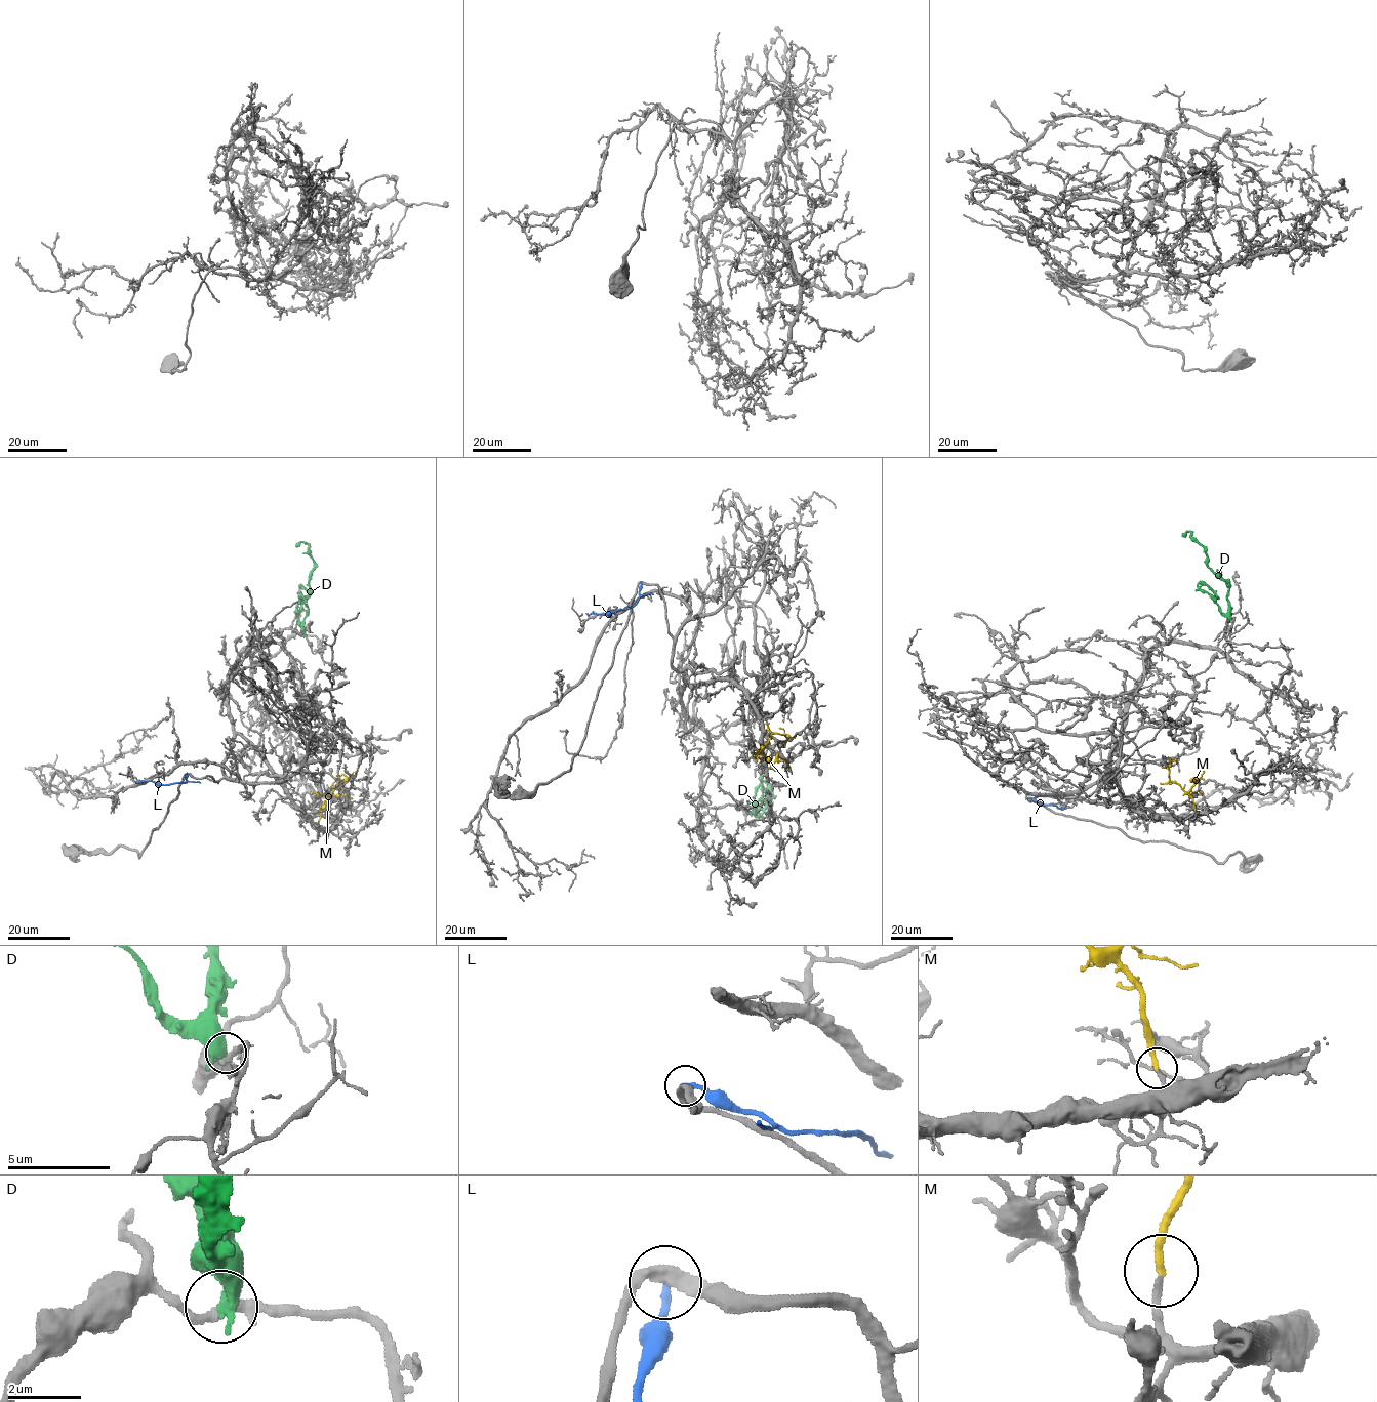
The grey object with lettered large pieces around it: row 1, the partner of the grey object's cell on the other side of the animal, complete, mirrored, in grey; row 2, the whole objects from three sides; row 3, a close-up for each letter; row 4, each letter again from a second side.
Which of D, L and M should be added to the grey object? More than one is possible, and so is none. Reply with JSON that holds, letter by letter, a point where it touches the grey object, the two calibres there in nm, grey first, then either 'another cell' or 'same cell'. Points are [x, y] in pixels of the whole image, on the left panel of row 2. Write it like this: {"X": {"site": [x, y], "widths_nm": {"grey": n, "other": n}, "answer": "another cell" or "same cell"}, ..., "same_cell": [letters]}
{"D": {"site": [302, 635], "widths_nm": {"grey": 280, "other": 480}, "answer": "another cell"}, "L": {"site": [187, 773], "widths_nm": {"grey": 300, "other": 190}, "answer": "another cell"}, "M": {"site": [318, 824], "widths_nm": {"grey": 190, "other": 200}, "answer": "same cell"}, "same_cell": ["M"]}

